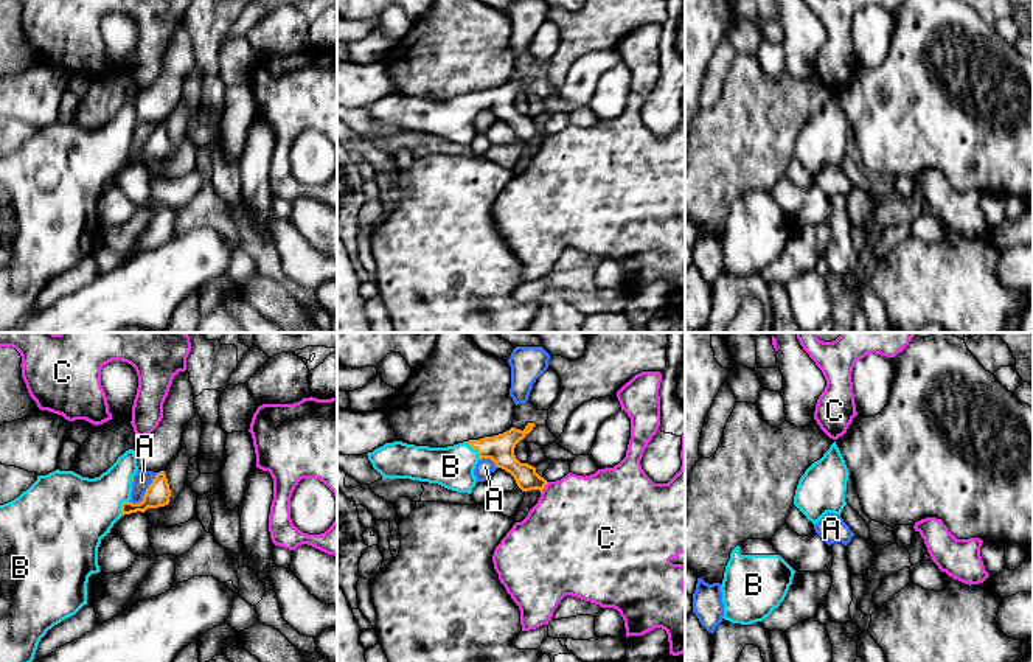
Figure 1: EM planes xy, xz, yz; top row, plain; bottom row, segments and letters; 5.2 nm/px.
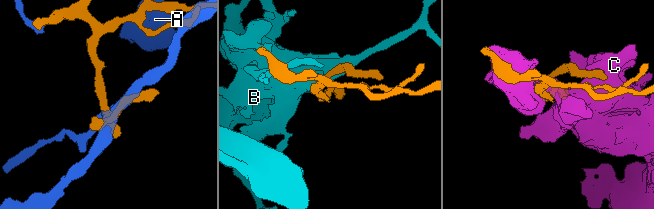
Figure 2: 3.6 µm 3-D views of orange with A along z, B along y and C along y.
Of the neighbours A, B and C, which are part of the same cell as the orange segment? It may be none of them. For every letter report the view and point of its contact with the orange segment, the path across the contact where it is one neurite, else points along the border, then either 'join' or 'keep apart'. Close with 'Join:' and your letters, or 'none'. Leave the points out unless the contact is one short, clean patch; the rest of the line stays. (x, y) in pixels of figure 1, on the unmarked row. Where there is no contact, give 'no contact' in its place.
A: xy (145, 145) | keep apart
B: xz (476, 100) | across xz (500, 100), (476, 100), (452, 118) | join
C: xz (544, 139) | keep apart
Join: B

